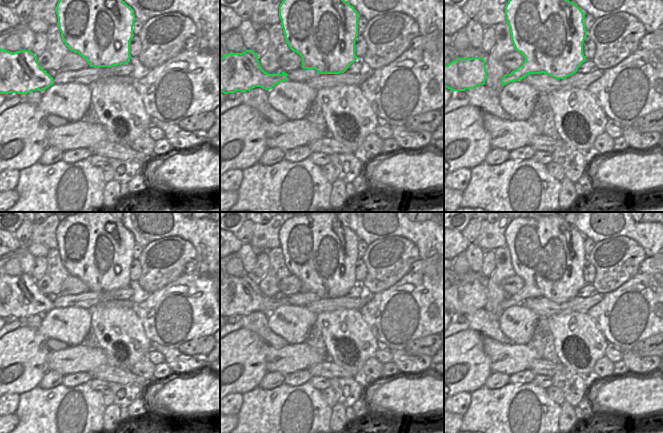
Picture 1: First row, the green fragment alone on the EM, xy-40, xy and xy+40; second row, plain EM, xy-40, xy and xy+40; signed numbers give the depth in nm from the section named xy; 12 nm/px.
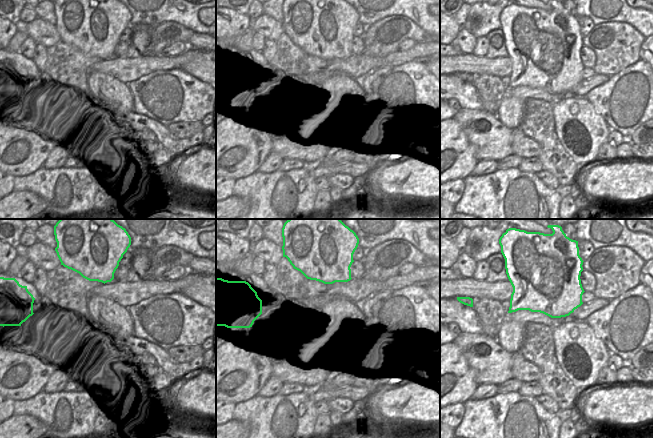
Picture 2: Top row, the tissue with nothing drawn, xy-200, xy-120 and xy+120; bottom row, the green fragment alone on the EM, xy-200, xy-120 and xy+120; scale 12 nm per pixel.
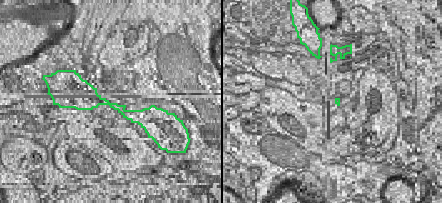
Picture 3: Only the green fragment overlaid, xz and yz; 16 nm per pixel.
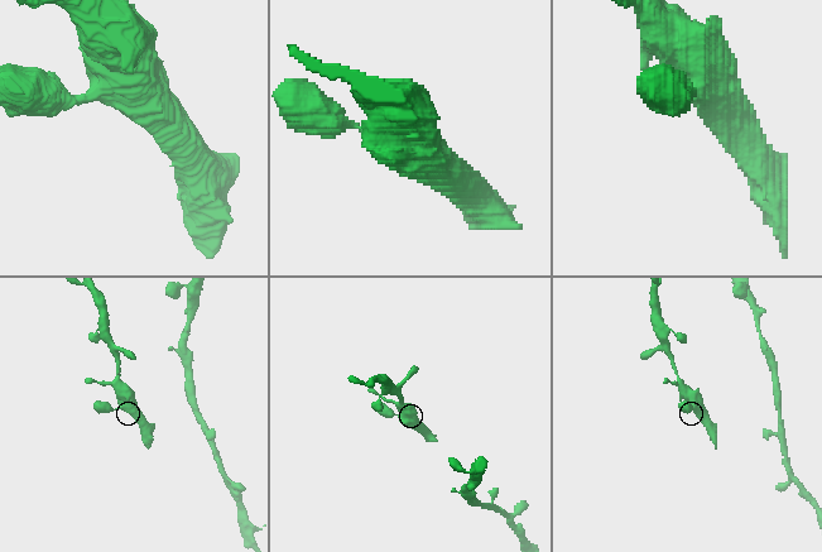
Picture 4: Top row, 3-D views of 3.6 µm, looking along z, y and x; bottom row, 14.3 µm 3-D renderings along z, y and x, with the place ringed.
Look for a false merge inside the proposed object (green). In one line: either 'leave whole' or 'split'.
leave whole

